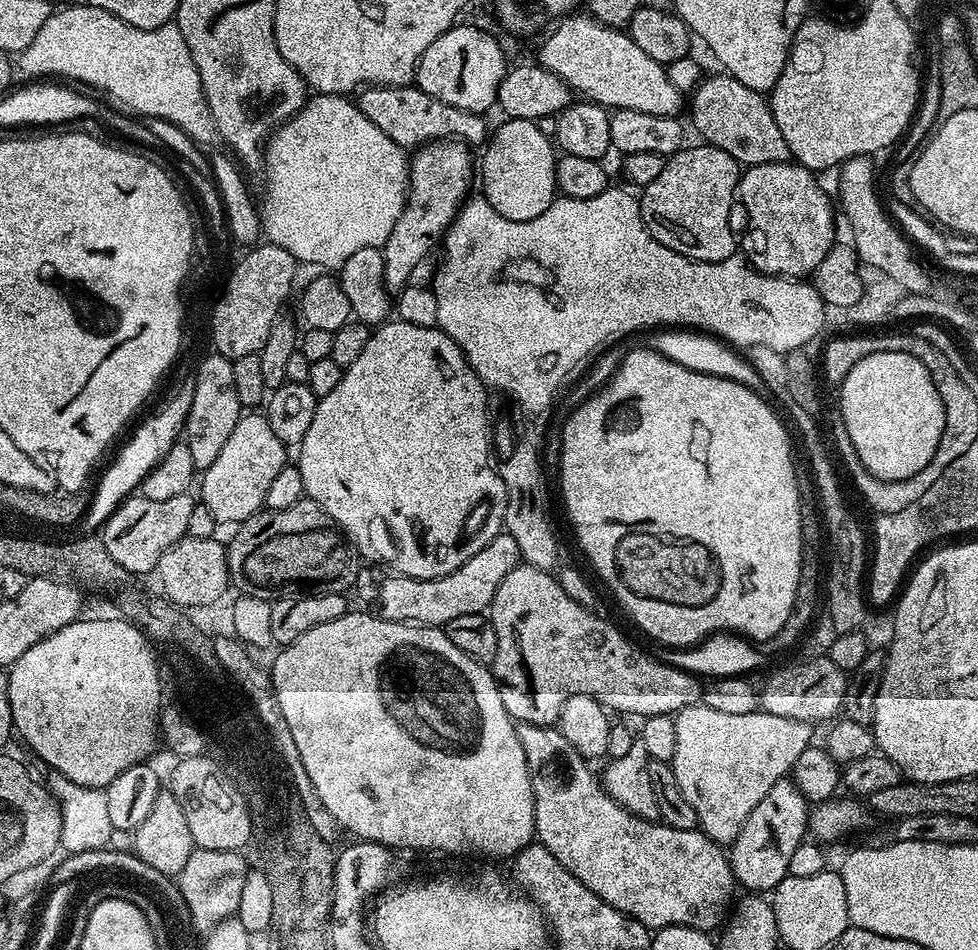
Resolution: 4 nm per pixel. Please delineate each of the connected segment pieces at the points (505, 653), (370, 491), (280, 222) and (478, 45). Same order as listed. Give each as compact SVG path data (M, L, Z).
M522 562L517 568L510 570L510 574L506 574L506 578L502 578L502 586L498 586L498 594L494 594L490 609L494 634L498 634L498 654L490 666L490 671L500 686L502 706L506 706L506 710L511 714L513 721L521 724L533 724L534 726L555 725L562 714L562 706L567 700L574 698L574 694L586 694L590 698L594 698L604 708L608 709L609 713L625 712L628 716L640 716L639 718L672 716L684 708L689 708L691 704L701 703L702 687L700 688L699 684L701 681L695 675L676 668L672 664L665 663L663 659L655 660L654 657L647 656L642 649L635 648L610 621L603 620L602 617L595 616L594 613L595 611L592 608L584 608L578 602L574 602L574 598L570 598L570 594L566 594L566 590L562 590L562 586L551 571L535 568L532 564Z
M398 318L389 319L369 335L362 354L358 354L357 360L350 362L350 366L344 369L338 387L316 401L310 430L306 430L306 438L298 446L298 467L302 474L305 497L322 506L322 510L334 518L336 525L355 544L361 557L373 565L389 564L392 567L389 569L399 575L413 576L419 580L437 580L439 576L458 570L458 566L474 558L474 554L478 554L482 546L491 542L504 526L506 486L494 463L494 436L490 431L490 416L488 420L487 394L484 381L478 378L463 350L439 326L410 326L410 322L402 322Z
M316 94L284 121L262 149L262 173L268 185L262 200L262 232L267 243L282 246L301 265L317 264L320 270L339 270L360 248L383 249L394 222L402 214L408 190L409 157L347 95Z
M457 23L446 34L434 38L416 64L415 87L422 89L430 98L458 106L458 110L487 113L488 107L496 104L498 86L508 71L509 61L504 61L500 44L488 32L472 24Z

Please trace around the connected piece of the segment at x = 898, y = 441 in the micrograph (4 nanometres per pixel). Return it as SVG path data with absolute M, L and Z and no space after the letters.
M903 350L895 354L875 352L859 360L850 374L846 374L839 388L839 419L849 431L850 442L854 442L854 450L868 472L878 478L911 478L927 466L930 458L934 458L938 438L944 429L944 407L930 378L930 370L926 370L918 358Z

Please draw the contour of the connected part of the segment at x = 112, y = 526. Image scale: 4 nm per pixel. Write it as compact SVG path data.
M139 494L128 496L113 510L112 516L105 521L102 527L102 537L110 552L110 557L114 558L114 561L130 574L151 573L158 558L162 558L162 554L166 554L166 550L170 550L174 542L188 535L190 513L194 511L197 503L193 497L190 497L191 495L185 494L178 498L154 502L151 498Z

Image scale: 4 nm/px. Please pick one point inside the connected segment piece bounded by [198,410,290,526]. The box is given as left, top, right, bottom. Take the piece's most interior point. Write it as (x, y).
(234, 487)

